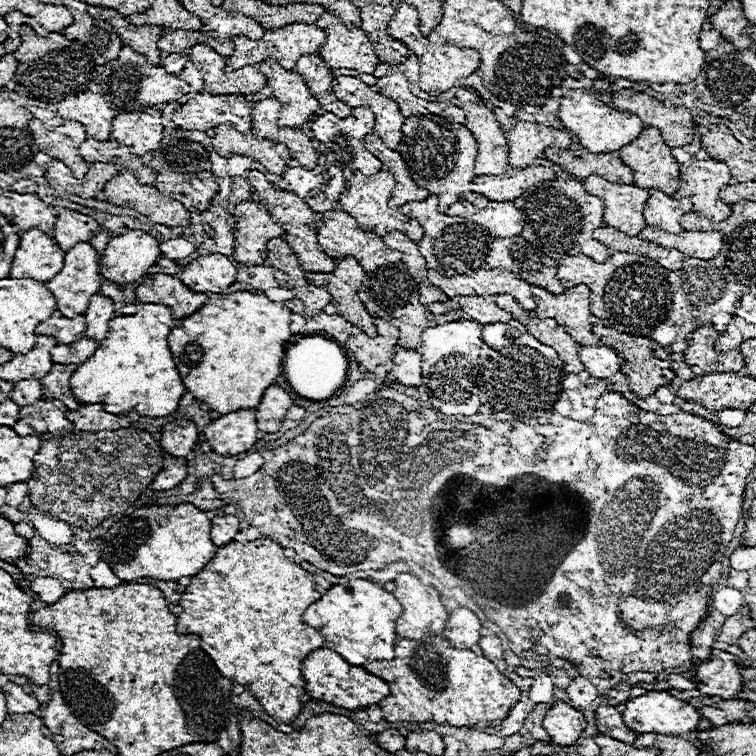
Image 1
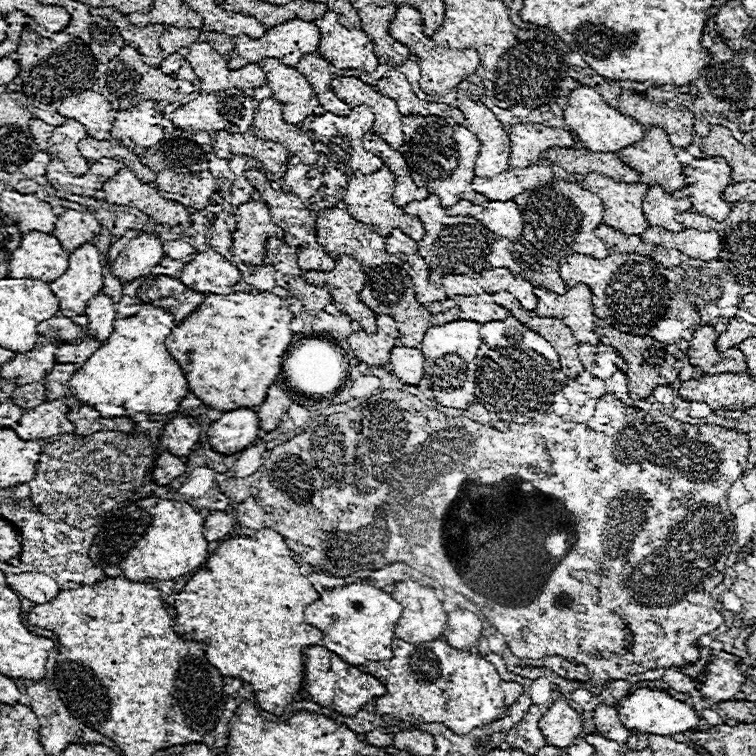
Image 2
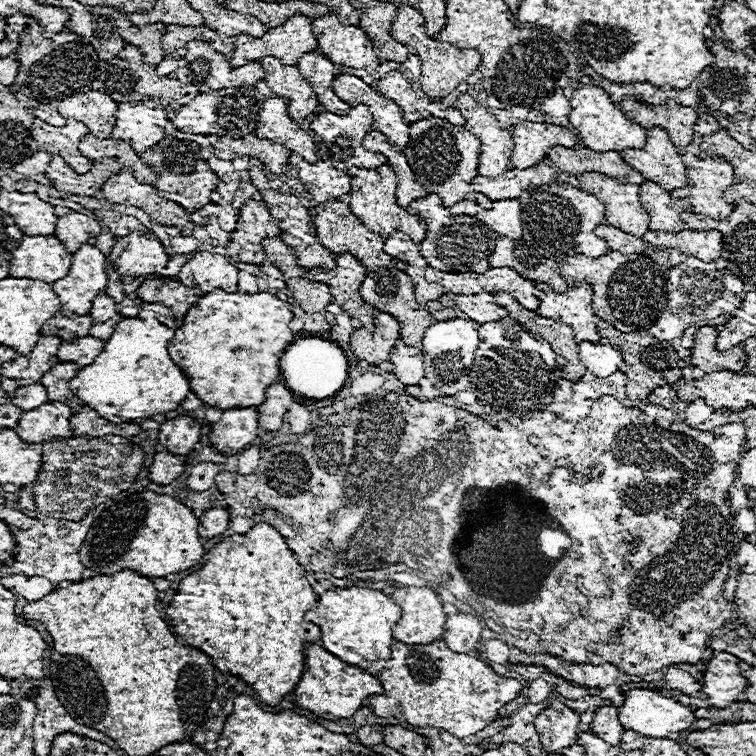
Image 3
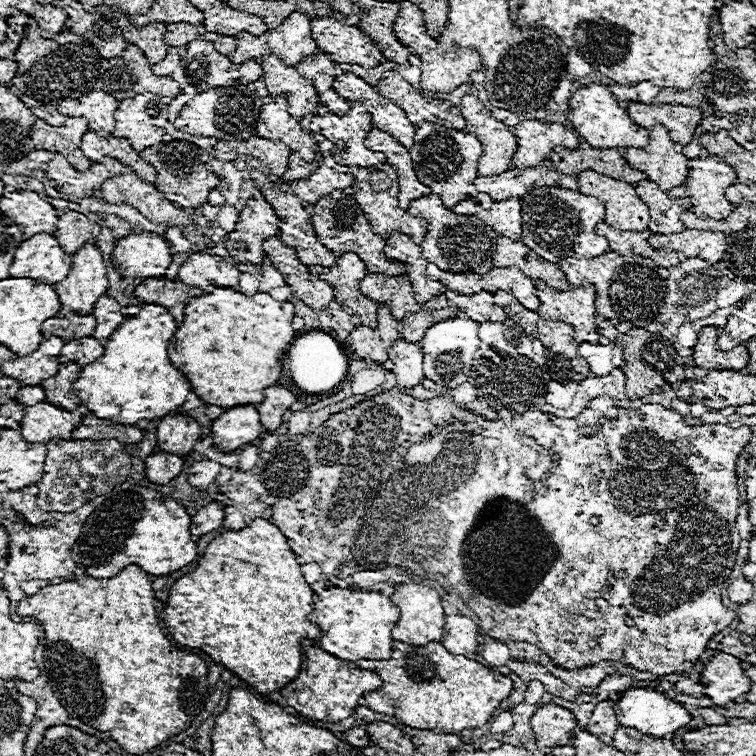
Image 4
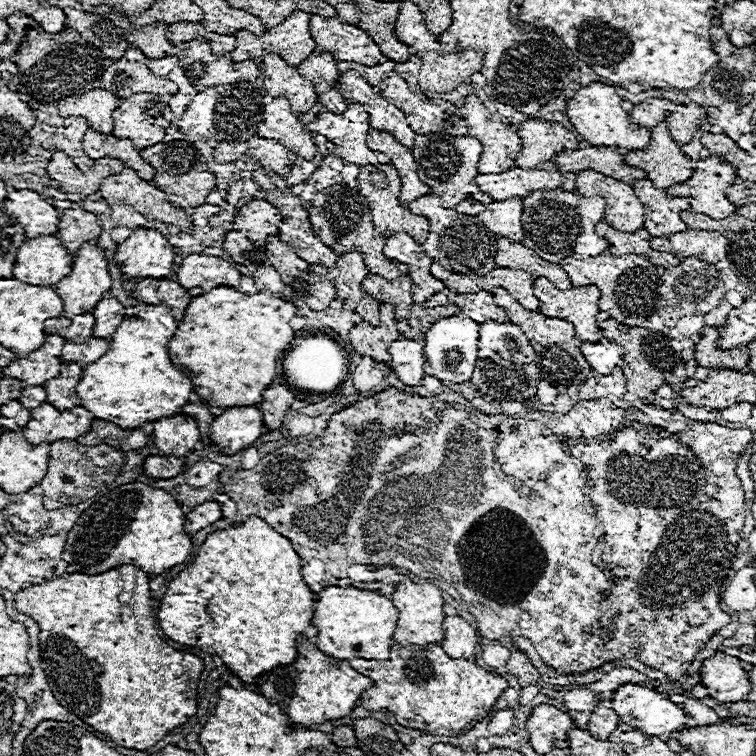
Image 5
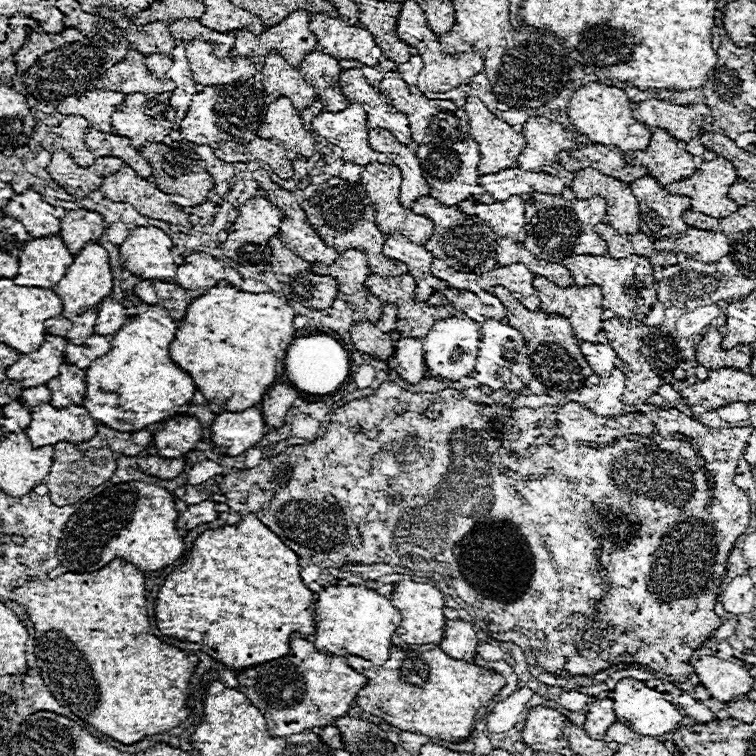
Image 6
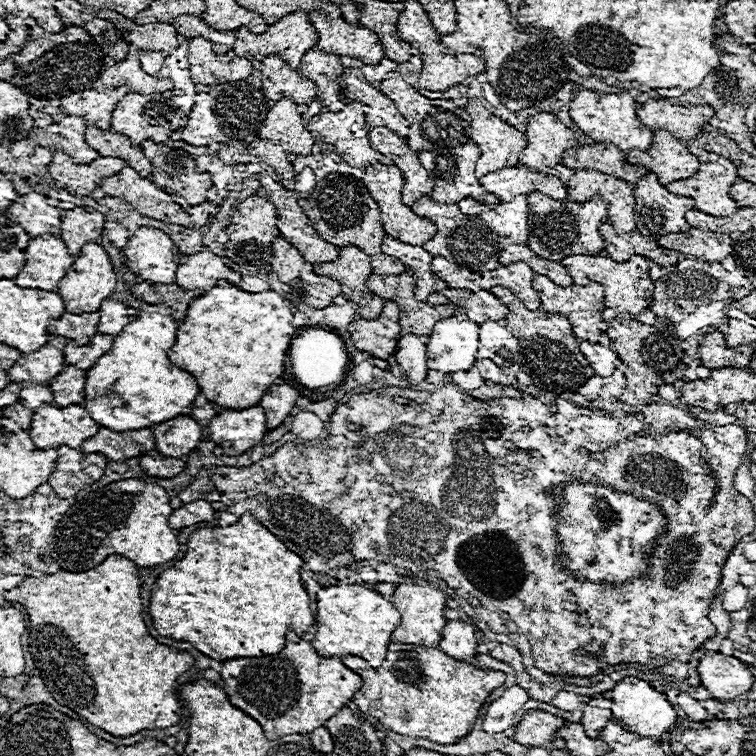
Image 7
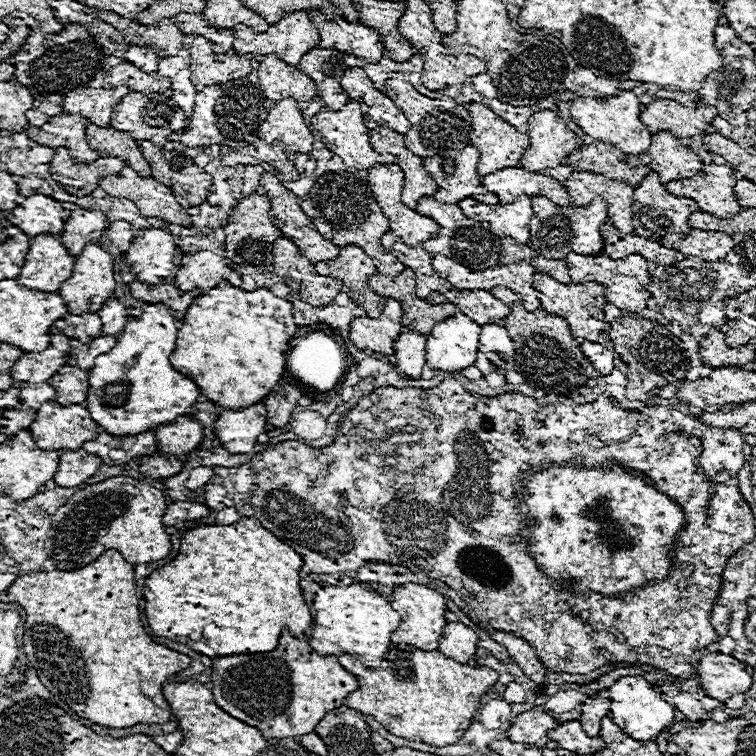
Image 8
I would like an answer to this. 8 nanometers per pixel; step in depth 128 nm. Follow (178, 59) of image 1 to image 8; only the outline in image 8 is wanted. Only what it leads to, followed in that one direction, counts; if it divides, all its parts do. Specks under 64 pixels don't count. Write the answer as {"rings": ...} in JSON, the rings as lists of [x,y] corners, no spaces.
{"rings":[[[130,46],[126,52],[126,60],[134,62],[142,72],[156,72],[158,68],[158,54],[154,54],[148,48],[140,48],[140,46]]]}

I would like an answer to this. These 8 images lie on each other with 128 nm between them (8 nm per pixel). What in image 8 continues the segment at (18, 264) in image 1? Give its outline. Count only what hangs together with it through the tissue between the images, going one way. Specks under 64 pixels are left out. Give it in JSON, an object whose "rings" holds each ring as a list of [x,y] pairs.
{"rings":[[[38,234],[32,238],[26,262],[22,266],[18,284],[26,288],[38,288],[40,292],[56,292],[62,280],[72,276],[74,256],[68,254],[64,244],[56,236]]]}

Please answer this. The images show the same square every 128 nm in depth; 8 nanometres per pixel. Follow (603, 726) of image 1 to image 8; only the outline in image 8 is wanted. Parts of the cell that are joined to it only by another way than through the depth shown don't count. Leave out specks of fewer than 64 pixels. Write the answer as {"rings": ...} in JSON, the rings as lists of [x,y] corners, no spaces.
{"rings":[[[590,696],[582,704],[582,712],[580,712],[578,720],[582,720],[582,726],[586,728],[588,736],[598,736],[600,734],[600,720],[604,716],[610,716],[610,700],[602,698],[602,696]]]}

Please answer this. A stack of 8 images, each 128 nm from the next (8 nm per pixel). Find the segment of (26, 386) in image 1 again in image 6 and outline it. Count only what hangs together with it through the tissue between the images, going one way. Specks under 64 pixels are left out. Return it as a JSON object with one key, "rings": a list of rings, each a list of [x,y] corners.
{"rings":[[[46,386],[42,388],[24,388],[18,402],[22,402],[26,408],[34,408],[42,402],[50,402],[50,392]]]}

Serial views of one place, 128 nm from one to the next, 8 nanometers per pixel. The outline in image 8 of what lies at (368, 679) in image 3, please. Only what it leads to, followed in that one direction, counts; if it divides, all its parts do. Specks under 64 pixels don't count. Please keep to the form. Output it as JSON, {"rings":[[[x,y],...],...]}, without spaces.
{"rings":[[[288,630],[282,632],[278,648],[272,652],[214,658],[210,684],[220,708],[254,724],[266,738],[294,738],[314,732],[318,722],[358,688],[356,676],[346,672],[336,656],[318,656],[308,642],[298,640]]]}

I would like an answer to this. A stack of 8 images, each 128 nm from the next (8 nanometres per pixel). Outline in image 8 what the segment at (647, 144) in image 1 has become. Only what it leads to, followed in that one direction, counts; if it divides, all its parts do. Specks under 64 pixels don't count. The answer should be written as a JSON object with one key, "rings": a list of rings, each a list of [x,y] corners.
{"rings":[[[670,132],[652,134],[652,146],[638,154],[638,160],[658,172],[664,184],[670,180],[690,178],[704,168],[704,162]]]}

